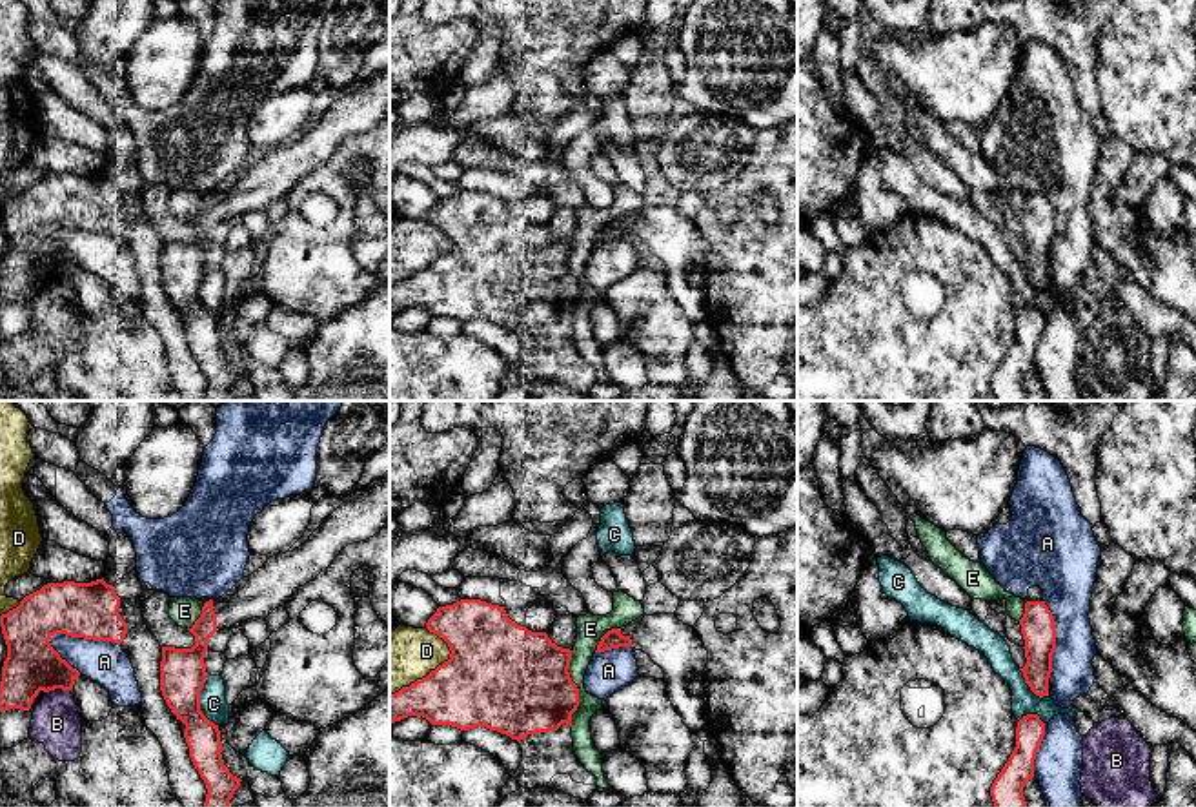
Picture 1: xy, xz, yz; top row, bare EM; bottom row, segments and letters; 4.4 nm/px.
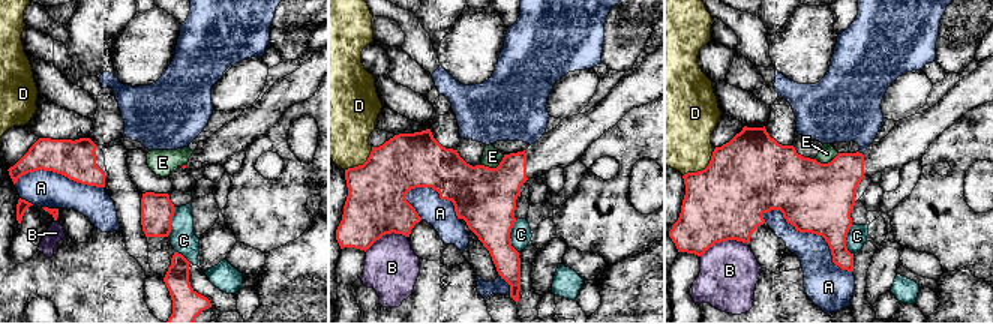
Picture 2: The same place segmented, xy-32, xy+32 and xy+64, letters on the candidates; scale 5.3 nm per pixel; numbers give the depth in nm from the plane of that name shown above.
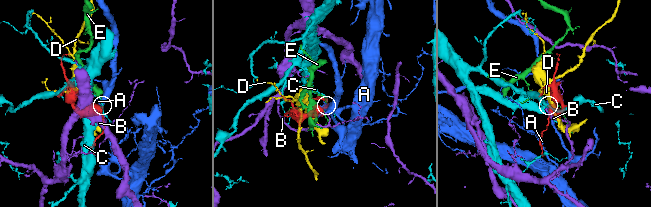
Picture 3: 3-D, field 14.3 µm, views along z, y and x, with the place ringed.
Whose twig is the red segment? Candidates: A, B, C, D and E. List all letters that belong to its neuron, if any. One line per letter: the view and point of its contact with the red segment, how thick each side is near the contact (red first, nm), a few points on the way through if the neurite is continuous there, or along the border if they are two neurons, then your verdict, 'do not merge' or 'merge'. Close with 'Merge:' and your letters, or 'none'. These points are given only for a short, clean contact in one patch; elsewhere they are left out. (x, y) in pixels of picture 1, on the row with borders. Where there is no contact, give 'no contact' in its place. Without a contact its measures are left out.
A: xy (84, 638) | 240/190 nm | do not merge
B: xy (57, 687) | 240/220 nm | do not merge
C: xy (199, 702) | 200/120 nm | along xy (206, 674), (201, 691), (201, 711), (217, 725) | do not merge
D: xz (432, 671) | 400/260 nm | do not merge
E: xz (577, 689) | 440/110 nm | do not merge
Merge: none

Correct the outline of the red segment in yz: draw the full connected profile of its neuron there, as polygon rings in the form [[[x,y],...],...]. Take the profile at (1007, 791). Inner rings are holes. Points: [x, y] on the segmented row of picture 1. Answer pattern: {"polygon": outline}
{"polygon": [[[1027,714],[1018,721],[1016,747],[990,787],[994,807],[1027,807],[1023,787],[1034,778],[1034,760],[1043,736],[1045,723],[1038,714]]]}

